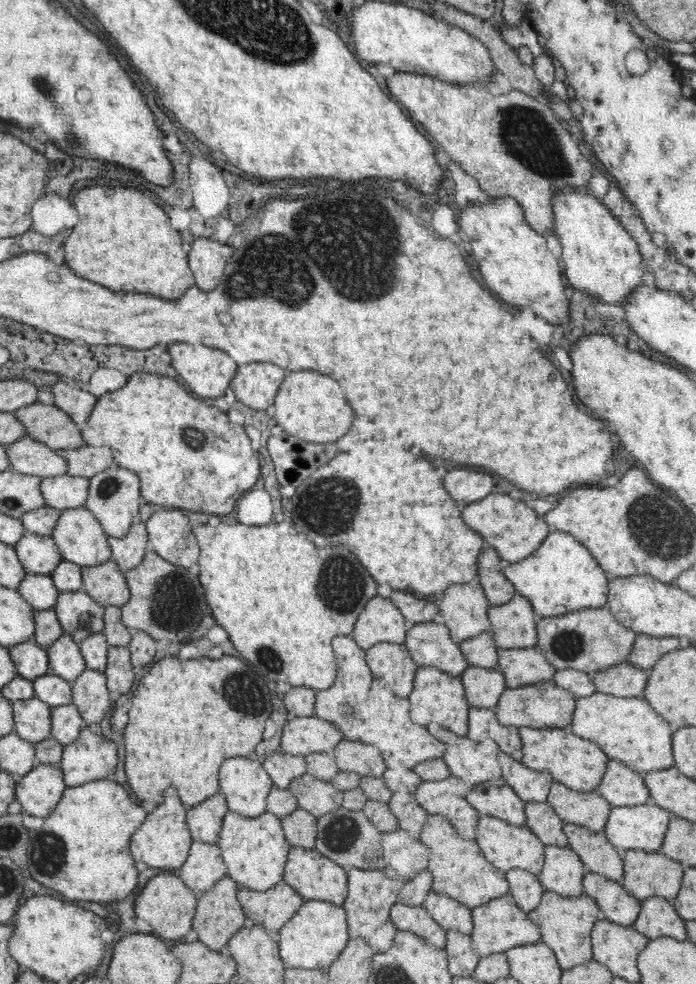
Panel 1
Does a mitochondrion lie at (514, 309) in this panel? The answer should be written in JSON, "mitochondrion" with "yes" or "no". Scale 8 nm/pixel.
{"mitochondrion":"no"}

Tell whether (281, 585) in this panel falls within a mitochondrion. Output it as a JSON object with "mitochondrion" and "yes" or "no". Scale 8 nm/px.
{"mitochondrion":"no"}

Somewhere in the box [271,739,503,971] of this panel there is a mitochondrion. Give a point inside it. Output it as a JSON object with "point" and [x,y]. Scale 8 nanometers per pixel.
{"point":[339,835]}

